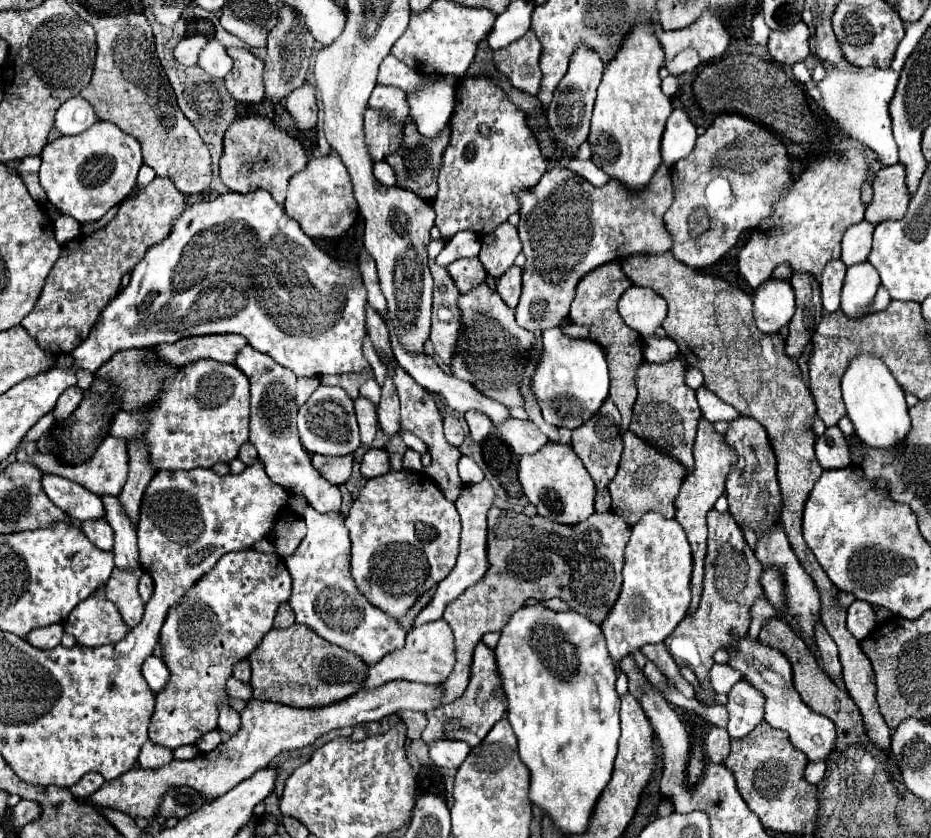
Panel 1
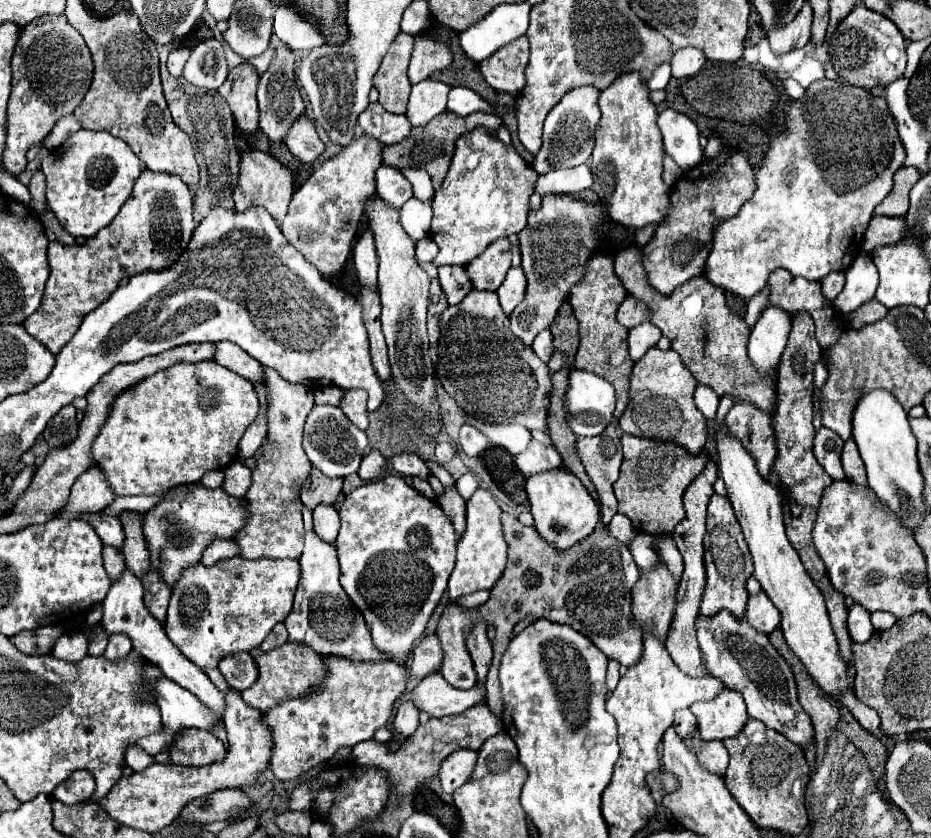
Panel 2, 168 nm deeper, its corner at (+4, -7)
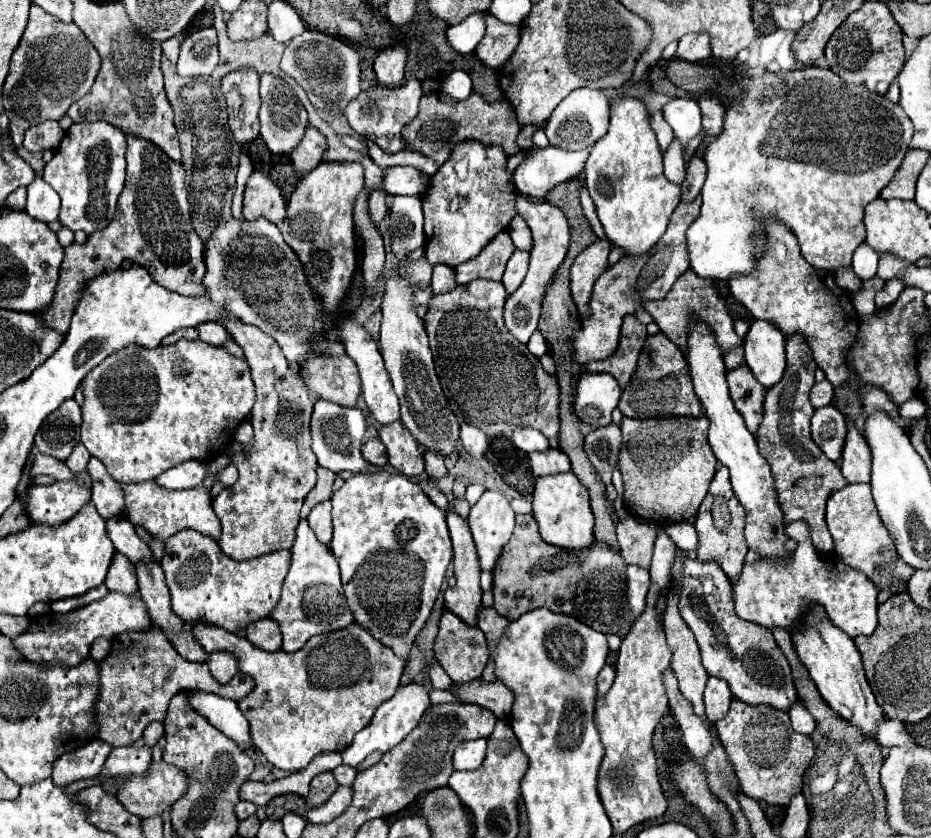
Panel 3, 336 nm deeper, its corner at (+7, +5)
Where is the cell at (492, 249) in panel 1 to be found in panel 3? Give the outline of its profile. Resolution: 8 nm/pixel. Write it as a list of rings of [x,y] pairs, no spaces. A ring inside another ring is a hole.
[[[509,233],[495,235],[495,239],[491,239],[491,243],[483,249],[483,255],[469,259],[467,263],[461,263],[455,269],[457,283],[467,285],[473,279],[481,279],[481,277],[501,281],[505,265],[509,261],[509,257],[513,255],[513,251],[515,251],[515,247],[513,247]]]

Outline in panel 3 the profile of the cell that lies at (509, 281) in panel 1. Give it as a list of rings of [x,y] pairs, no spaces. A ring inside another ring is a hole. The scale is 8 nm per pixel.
[[[515,251],[507,263],[505,275],[503,275],[503,285],[505,291],[511,295],[525,279],[527,273],[527,263],[529,263],[529,253],[527,251]]]

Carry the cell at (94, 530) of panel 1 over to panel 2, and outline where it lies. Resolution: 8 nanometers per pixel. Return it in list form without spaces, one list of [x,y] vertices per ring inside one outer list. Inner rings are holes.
[[[104,547],[104,567],[106,567],[106,573],[110,577],[112,583],[116,583],[122,573],[126,571],[126,565],[124,565],[124,555],[122,551],[114,551],[112,547]]]

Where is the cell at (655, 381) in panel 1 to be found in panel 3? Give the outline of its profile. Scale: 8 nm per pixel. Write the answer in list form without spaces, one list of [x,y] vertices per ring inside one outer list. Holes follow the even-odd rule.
[[[663,333],[649,335],[645,339],[643,351],[639,353],[639,361],[635,367],[635,373],[631,375],[629,385],[623,389],[619,409],[625,417],[639,417],[639,419],[651,419],[651,417],[703,417],[703,407],[699,403],[699,397],[695,395],[685,355],[679,351],[679,347]]]

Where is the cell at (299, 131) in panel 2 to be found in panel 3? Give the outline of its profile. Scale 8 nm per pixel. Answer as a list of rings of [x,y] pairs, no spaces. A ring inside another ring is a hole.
[[[309,125],[303,139],[299,141],[299,147],[295,147],[295,151],[291,153],[291,161],[295,169],[305,175],[321,163],[325,149],[327,149],[327,141],[315,127]]]

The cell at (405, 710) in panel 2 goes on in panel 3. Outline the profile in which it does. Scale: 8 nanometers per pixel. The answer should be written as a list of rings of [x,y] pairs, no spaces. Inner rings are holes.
[[[385,469],[381,471],[375,471],[375,473],[357,473],[353,477],[349,477],[343,487],[339,491],[333,493],[333,541],[331,541],[331,551],[339,563],[339,569],[341,569],[341,581],[343,581],[343,591],[345,591],[345,597],[347,597],[347,603],[349,603],[349,609],[351,613],[355,615],[355,621],[359,625],[365,627],[365,631],[369,631],[377,641],[381,641],[383,645],[387,645],[389,649],[393,649],[393,653],[397,657],[403,657],[407,659],[407,663],[411,661],[411,647],[413,647],[413,641],[417,637],[417,633],[423,629],[427,617],[431,615],[431,609],[435,605],[435,599],[441,591],[441,585],[443,585],[443,579],[445,579],[445,571],[447,571],[447,565],[451,563],[453,559],[453,547],[451,547],[451,539],[449,539],[449,531],[447,531],[447,523],[445,523],[445,511],[439,511],[429,499],[427,495],[421,491],[421,487],[411,481],[409,477],[401,475],[401,473],[389,473]]]

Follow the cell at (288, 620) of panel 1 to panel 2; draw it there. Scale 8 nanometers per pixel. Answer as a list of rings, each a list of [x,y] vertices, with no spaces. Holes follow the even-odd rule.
[[[278,623],[278,625],[270,631],[270,635],[264,639],[264,643],[260,645],[260,649],[262,649],[262,651],[270,651],[270,649],[276,649],[276,647],[282,647],[286,641],[288,641],[286,627],[284,627],[284,623]]]

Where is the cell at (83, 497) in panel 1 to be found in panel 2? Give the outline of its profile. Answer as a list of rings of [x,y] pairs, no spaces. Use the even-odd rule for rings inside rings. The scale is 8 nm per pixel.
[[[82,515],[84,519],[90,519],[90,523],[94,523],[94,529],[98,531],[100,539],[104,541],[104,545],[122,549],[124,547],[124,527],[118,521],[118,517],[110,517],[110,515]]]

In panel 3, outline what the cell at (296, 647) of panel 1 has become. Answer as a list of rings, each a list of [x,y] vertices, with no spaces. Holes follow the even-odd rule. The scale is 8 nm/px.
[[[161,629],[149,633],[123,633],[113,639],[111,653],[101,665],[101,691],[97,701],[97,723],[99,739],[111,743],[113,747],[131,747],[141,735],[147,723],[165,721],[167,705],[171,697],[185,689],[215,691],[233,701],[247,697],[255,681],[251,677],[233,677],[227,685],[215,683],[209,673],[207,663],[191,663],[179,657],[173,645],[163,637]]]

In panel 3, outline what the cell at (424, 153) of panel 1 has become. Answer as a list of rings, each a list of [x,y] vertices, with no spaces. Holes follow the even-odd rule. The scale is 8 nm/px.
[[[433,91],[429,95],[423,95],[417,117],[409,123],[407,129],[403,129],[403,143],[407,143],[409,151],[419,151],[421,155],[433,159],[437,167],[441,167],[449,157],[451,147],[467,139],[481,141],[483,145],[501,145],[509,155],[515,155],[519,151],[515,143],[519,129],[521,127],[515,121],[515,113],[509,103],[487,103],[477,93],[471,93],[465,101],[457,103],[447,93]]]

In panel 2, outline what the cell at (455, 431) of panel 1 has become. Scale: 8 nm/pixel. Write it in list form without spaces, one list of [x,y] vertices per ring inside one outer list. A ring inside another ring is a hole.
[[[438,443],[436,445],[436,463],[440,463],[440,465],[444,465],[444,463],[448,463],[450,459],[454,457],[454,445],[450,445],[450,443]]]

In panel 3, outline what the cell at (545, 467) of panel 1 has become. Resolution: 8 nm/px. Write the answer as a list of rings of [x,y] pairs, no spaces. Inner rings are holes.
[[[541,475],[535,479],[533,493],[533,517],[539,525],[539,533],[543,541],[549,545],[565,547],[565,549],[583,549],[593,543],[593,515],[587,499],[587,489],[575,479],[575,475]]]

